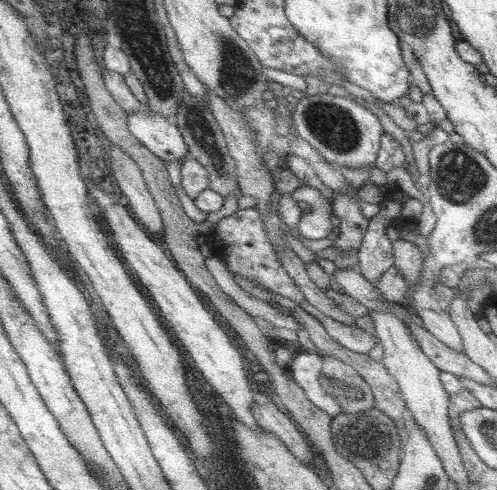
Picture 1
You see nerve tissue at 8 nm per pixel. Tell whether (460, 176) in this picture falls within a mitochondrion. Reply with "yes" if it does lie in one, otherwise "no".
yes

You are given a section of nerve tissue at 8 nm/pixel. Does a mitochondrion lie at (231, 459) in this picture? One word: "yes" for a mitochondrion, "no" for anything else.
no

